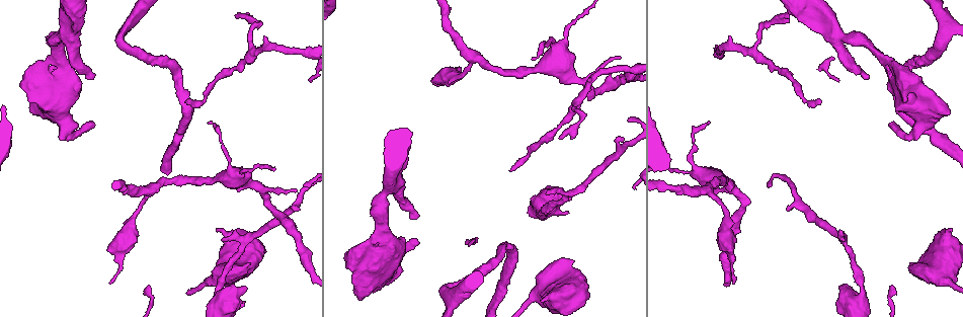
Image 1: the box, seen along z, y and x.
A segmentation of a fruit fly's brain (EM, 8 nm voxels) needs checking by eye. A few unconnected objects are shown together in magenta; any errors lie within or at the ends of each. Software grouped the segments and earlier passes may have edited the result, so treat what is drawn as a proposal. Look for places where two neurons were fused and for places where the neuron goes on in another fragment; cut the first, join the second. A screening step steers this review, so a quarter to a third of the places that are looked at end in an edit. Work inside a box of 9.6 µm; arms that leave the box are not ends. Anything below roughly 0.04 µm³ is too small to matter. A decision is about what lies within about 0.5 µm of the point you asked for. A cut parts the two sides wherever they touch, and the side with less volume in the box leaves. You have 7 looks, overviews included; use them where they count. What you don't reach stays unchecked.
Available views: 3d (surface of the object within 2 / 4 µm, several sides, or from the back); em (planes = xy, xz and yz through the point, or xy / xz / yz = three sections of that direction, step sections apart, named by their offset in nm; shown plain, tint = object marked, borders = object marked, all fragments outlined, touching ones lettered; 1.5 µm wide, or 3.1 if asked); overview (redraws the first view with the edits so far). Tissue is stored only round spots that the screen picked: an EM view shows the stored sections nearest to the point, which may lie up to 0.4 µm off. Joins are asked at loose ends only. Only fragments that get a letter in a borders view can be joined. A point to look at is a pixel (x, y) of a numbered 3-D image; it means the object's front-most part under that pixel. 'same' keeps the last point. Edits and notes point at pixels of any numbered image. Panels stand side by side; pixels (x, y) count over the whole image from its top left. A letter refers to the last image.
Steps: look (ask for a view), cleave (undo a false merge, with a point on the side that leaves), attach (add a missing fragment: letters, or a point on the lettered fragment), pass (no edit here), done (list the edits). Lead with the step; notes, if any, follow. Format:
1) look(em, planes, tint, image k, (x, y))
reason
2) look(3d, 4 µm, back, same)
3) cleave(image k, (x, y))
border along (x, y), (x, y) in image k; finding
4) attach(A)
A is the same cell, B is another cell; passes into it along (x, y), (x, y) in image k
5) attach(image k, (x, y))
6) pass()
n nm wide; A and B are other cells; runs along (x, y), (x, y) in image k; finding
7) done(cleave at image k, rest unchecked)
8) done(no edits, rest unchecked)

look(3d, 4 µm, image 1, (296, 209))
branch stops here

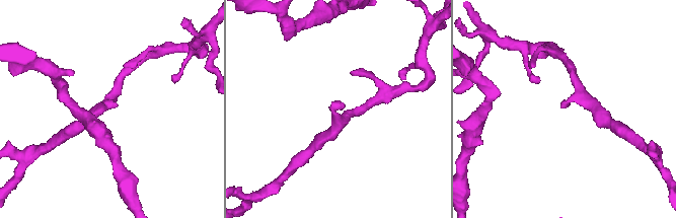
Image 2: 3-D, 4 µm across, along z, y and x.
look(em, planes, borders, image 2, (563, 106))
shape alone is not enough

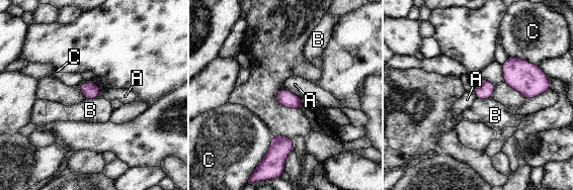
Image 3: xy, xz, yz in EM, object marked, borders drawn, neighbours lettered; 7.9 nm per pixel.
pass()
120 nm wide; A, B and C are other cells; border along (490, 96), (484, 99), (477, 99) in image 3; no lettered fragment goes on from it

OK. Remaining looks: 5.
look(3d, 2 µm, image 1, (456, 79))
thick turns thin

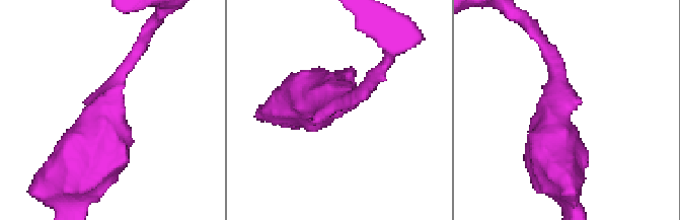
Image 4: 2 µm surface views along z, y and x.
look(em, xz, step 8, tint, image 4, (558, 100))
need the tissue

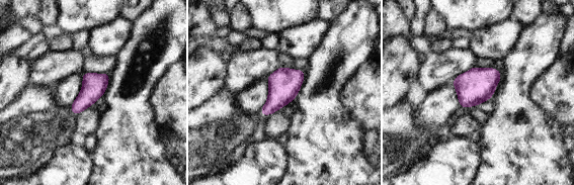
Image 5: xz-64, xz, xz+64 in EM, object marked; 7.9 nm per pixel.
look(em, planes, borders, same)

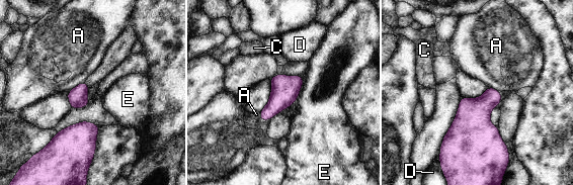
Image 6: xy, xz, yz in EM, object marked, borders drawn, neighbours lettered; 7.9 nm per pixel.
pass()
E touches over 220 nm; A, C, D and E are other cells; border along (303, 76), (301, 90), (295, 101) in image 6; one neuron here

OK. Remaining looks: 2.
look(em, planes, borders, image 1, (185, 100))
tapers out

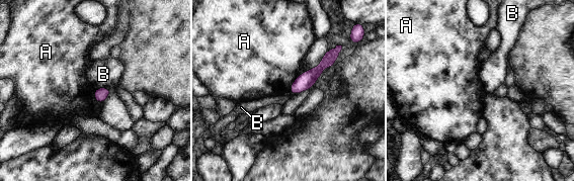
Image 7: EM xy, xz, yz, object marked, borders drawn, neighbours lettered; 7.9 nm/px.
pass()
B touches over 120 nm; A and B are other cells; runs along (335, 52), (293, 91) in image 7; none of them fits

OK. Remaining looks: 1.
done(no edits, rest unchecked)

